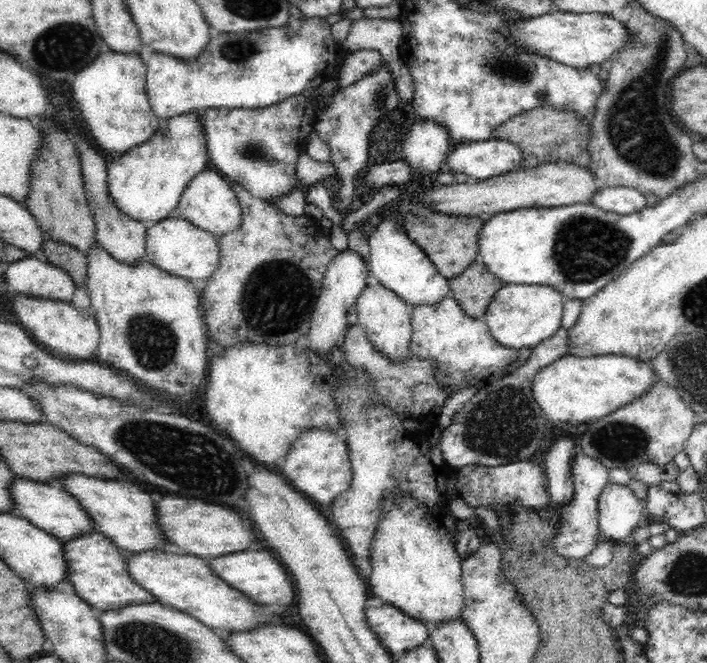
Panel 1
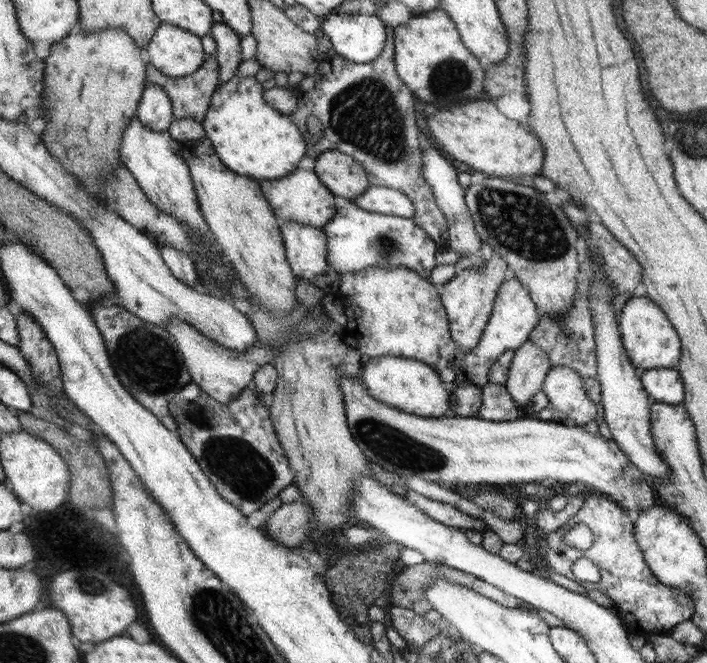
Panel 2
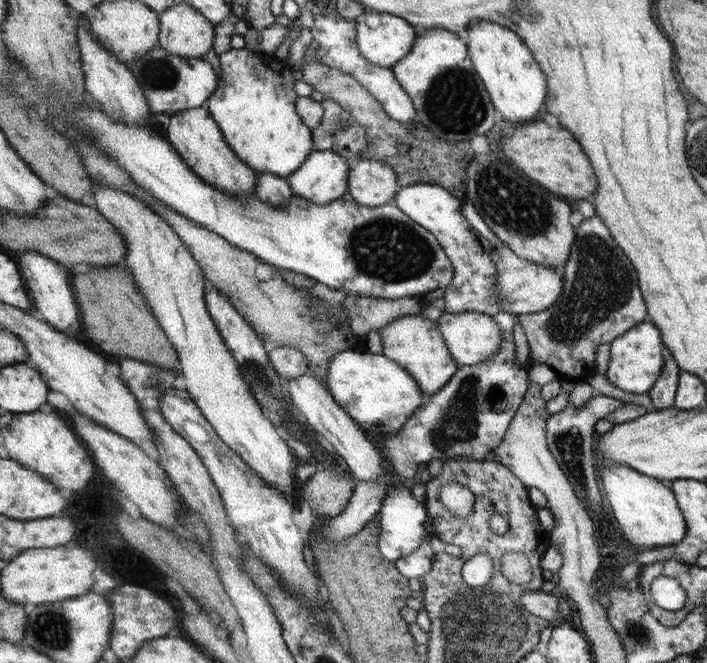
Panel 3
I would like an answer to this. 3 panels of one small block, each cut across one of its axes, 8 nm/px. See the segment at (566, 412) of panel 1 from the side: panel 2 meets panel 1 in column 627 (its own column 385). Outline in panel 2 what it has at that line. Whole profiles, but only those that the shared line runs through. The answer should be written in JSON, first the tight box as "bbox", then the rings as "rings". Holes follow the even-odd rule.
{"bbox":[360,356,450,417],"rings":[[[381,356],[365,360],[360,377],[370,394],[402,412],[424,417],[448,417],[450,394],[442,384],[440,373],[422,361],[397,356]]]}

